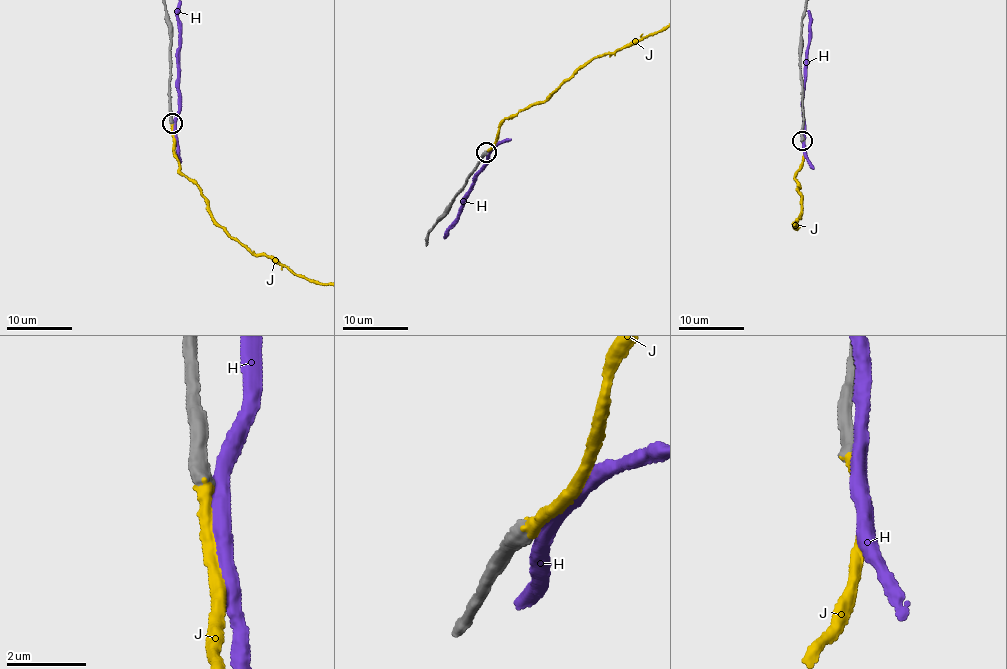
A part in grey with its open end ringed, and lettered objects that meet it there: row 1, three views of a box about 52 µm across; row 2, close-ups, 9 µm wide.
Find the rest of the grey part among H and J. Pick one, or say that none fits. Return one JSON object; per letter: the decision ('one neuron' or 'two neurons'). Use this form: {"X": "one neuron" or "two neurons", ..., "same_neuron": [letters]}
{"H": "two neurons", "J": "one neuron", "same_neuron": ["J"]}

